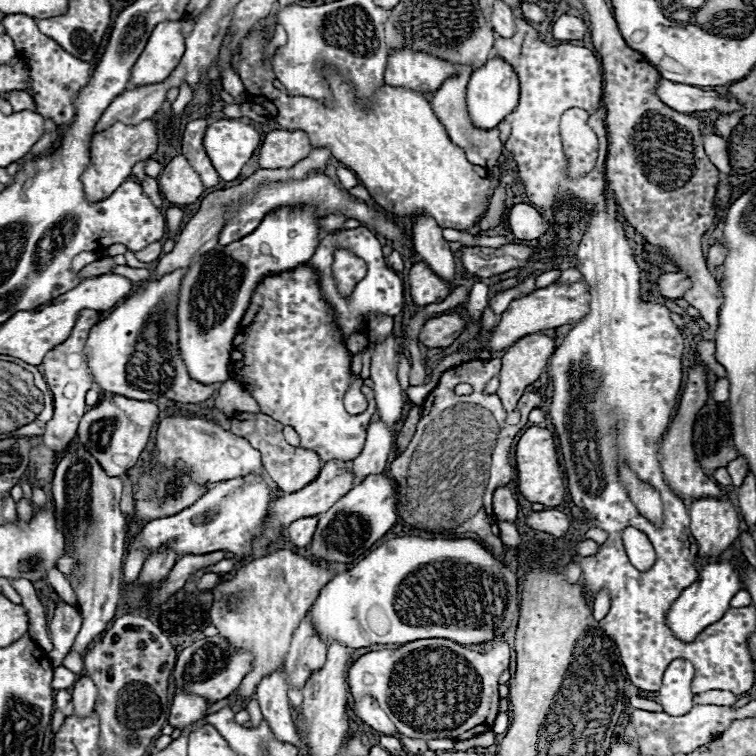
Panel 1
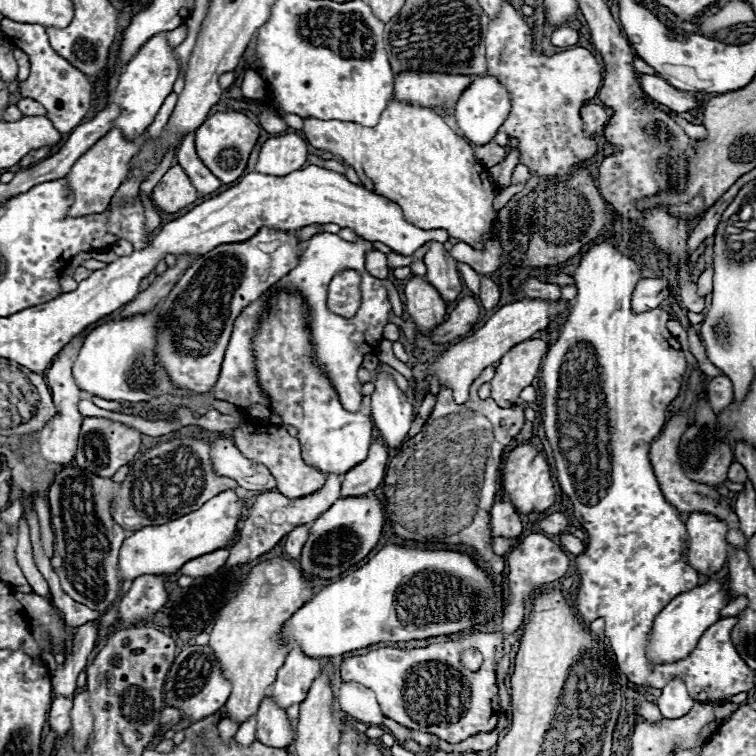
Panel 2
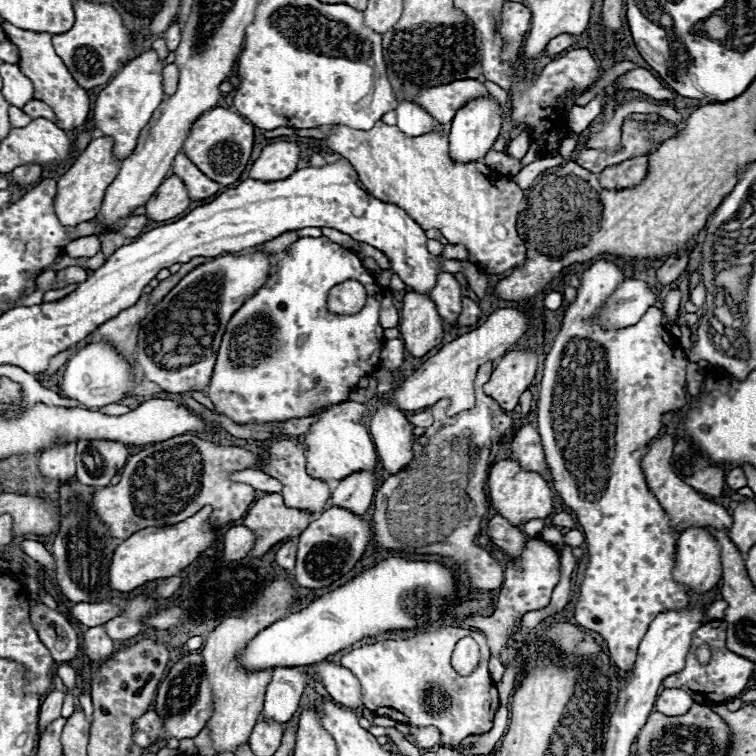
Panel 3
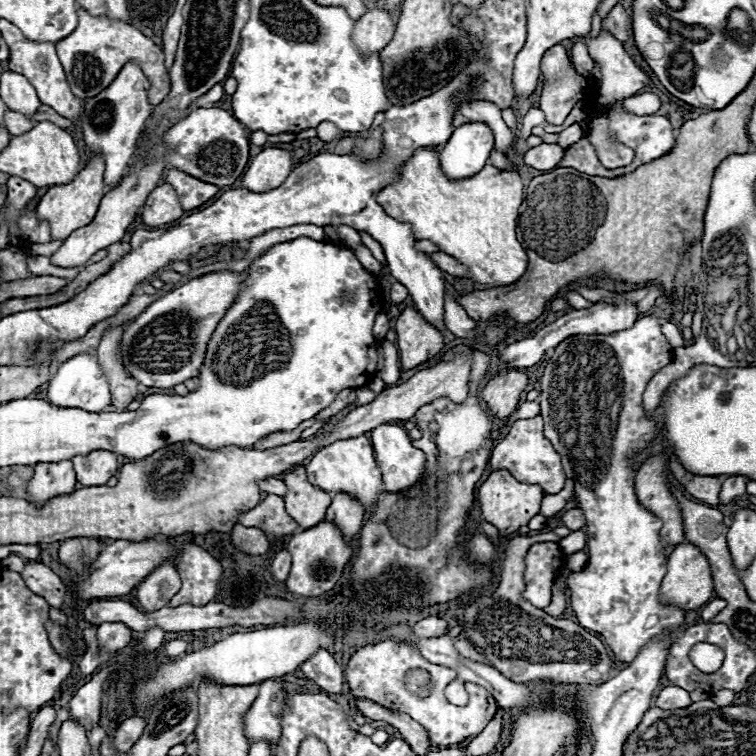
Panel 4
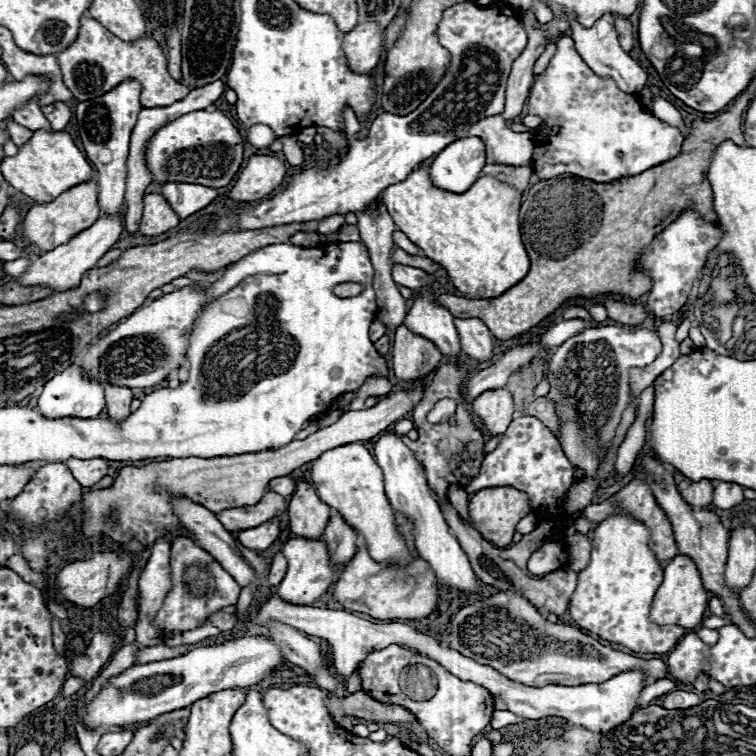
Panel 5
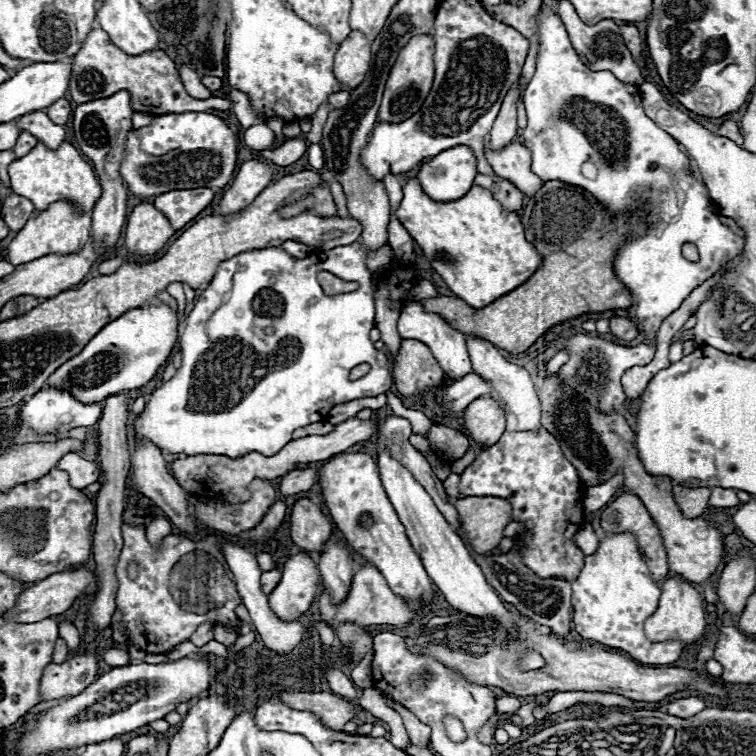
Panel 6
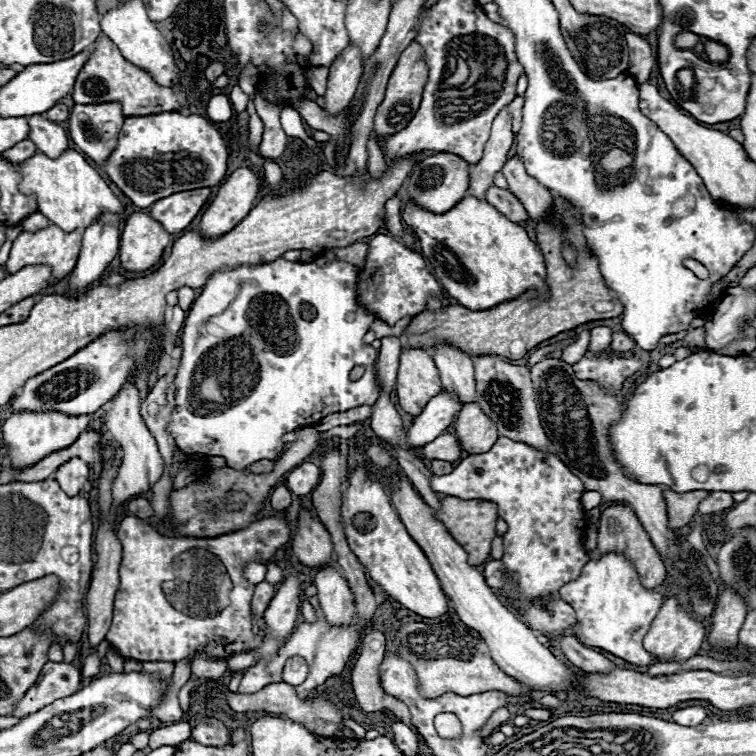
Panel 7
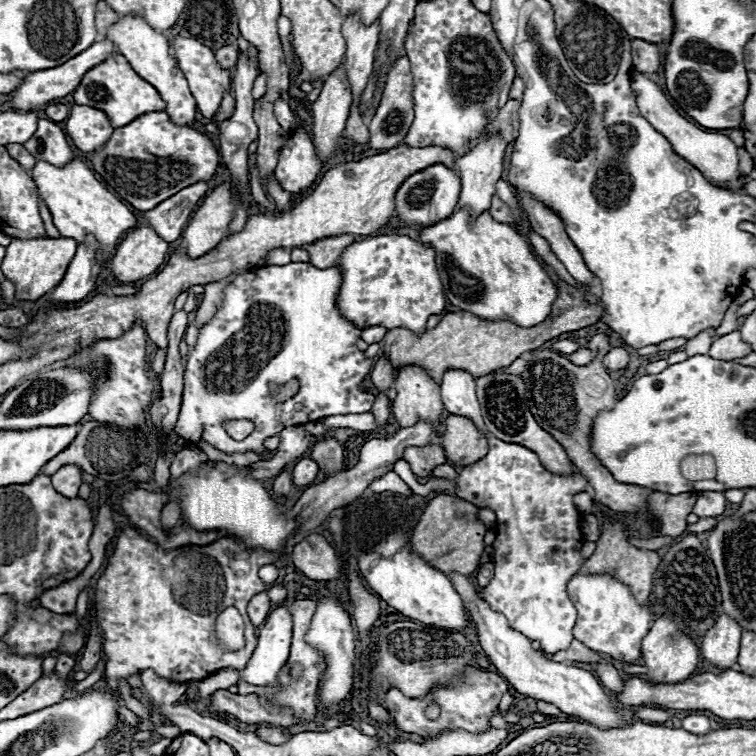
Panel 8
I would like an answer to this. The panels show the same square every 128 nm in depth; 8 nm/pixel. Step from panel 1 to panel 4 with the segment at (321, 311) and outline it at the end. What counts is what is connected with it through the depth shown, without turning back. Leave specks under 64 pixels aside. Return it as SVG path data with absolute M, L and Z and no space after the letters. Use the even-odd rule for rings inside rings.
M358 436L358 438L350 438L350 440L336 440L334 444L318 450L310 464L306 466L308 470L308 480L322 488L324 492L344 492L350 494L352 498L362 500L362 508L364 508L364 518L370 518L378 506L378 496L384 492L382 486L382 472L374 460L374 450L370 446L370 440L366 436Z

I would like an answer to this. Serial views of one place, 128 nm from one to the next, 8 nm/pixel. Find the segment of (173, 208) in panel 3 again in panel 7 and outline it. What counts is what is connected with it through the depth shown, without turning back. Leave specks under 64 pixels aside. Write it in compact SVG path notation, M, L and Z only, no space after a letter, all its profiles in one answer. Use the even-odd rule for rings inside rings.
M134 212L128 216L120 236L120 266L128 272L144 272L152 268L168 242L170 234L152 216Z

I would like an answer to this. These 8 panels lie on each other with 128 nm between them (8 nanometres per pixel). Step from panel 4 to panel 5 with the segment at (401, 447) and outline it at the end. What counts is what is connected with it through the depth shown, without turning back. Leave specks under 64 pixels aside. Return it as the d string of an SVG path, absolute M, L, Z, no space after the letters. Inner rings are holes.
M384 434L374 446L374 456L378 466L384 472L384 486L386 486L386 496L396 512L402 512L406 520L412 526L412 536L416 544L416 552L420 554L422 560L430 564L430 568L436 574L436 580L440 586L448 590L458 590L458 592L476 592L478 582L476 574L468 562L466 552L460 548L458 540L450 534L448 524L444 522L440 508L436 500L430 496L424 468L418 462L418 458L402 444L400 436L396 434Z

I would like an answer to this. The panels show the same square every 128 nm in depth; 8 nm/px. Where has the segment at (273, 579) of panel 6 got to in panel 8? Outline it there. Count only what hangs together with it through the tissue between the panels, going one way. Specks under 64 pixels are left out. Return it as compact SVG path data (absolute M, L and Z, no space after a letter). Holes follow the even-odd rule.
M266 592L256 594L256 598L252 598L252 602L248 604L248 616L250 616L252 624L254 624L254 626L260 626L260 624L264 622L264 618L268 616L270 608L272 608L272 606L270 606L270 602L268 602Z

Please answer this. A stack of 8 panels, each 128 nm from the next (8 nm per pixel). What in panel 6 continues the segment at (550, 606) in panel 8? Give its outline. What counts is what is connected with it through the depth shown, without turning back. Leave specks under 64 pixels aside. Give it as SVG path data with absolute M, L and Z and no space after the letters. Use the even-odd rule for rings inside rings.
M408 304L402 308L400 312L400 320L398 320L398 334L402 338L410 338L410 340L420 340L424 342L434 358L438 360L440 368L446 372L446 376L450 380L458 380L466 374L472 372L472 366L470 366L470 358L468 358L468 352L466 352L466 336L452 330L444 318L440 318L438 314L430 314L430 312L424 312L422 304ZM540 428L540 432L504 432L494 446L476 454L474 462L460 474L458 490L462 496L498 496L512 504L512 520L524 526L522 534L514 536L512 550L534 574L540 578L556 578L566 582L574 582L578 578L584 566L584 554L572 538L584 522L582 482L576 468L564 458L556 438L552 438L552 434L548 434L544 428Z

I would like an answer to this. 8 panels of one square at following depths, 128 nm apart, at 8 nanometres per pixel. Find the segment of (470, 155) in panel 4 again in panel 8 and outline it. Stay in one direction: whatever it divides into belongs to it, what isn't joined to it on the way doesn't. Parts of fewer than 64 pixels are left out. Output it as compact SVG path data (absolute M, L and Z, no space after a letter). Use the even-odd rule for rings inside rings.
M430 166L428 170L412 174L396 192L394 198L394 210L396 218L404 226L414 226L416 230L424 226L432 226L444 218L448 218L456 208L456 198L460 196L460 176L454 170L448 170L446 166Z

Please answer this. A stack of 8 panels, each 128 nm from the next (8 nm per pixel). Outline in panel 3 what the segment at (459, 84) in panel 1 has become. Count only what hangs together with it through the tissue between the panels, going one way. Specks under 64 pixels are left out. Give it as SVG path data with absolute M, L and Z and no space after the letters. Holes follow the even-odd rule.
M490 150L488 154L486 154L486 158L484 158L484 164L486 166L490 166L492 170L496 170L496 172L502 172L502 174L518 174L520 172L520 168L522 168L522 162L520 160L516 160L516 158L510 158L508 154L504 154L504 152L494 152L494 150Z

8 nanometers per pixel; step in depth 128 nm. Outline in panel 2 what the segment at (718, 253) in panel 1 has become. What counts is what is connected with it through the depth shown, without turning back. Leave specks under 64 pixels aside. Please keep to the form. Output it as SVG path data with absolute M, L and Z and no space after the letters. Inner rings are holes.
M706 268L698 278L698 296L708 296L712 292L712 268Z

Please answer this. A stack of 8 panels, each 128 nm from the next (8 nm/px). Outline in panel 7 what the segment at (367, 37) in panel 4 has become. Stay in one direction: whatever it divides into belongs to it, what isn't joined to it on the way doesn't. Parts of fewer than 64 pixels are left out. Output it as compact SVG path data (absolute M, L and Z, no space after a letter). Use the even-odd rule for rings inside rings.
M348 46L330 66L328 88L324 94L324 112L330 116L342 114L342 110L352 102L356 86L362 76L360 52L356 46Z

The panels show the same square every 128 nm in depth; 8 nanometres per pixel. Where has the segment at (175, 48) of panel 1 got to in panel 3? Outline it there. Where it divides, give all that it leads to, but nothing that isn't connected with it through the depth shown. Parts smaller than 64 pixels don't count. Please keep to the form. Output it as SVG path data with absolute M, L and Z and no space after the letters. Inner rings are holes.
M142 52L134 60L130 60L112 80L110 84L96 96L92 110L92 124L102 136L110 136L114 140L112 154L116 160L128 158L136 148L136 138L140 130L148 124L148 118L158 108L164 98L162 90L162 68L164 62L156 58L156 52Z

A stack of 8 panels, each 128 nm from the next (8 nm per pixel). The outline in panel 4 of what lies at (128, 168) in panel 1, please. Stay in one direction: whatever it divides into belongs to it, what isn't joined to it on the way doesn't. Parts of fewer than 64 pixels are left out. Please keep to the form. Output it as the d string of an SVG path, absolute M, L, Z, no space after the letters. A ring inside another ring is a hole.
M92 156L86 164L86 168L68 184L64 186L52 186L38 202L36 206L36 216L38 220L44 220L50 224L52 240L64 240L68 238L70 232L88 226L88 222L94 220L98 204L104 196L104 160L100 156Z

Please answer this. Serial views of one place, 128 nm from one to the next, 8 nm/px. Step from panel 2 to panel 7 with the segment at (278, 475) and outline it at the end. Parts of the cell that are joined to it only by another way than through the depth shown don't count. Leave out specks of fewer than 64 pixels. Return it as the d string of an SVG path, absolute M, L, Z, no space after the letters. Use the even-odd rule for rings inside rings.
M300 510L298 530L292 540L292 552L308 568L324 568L332 564L330 534L308 510Z

